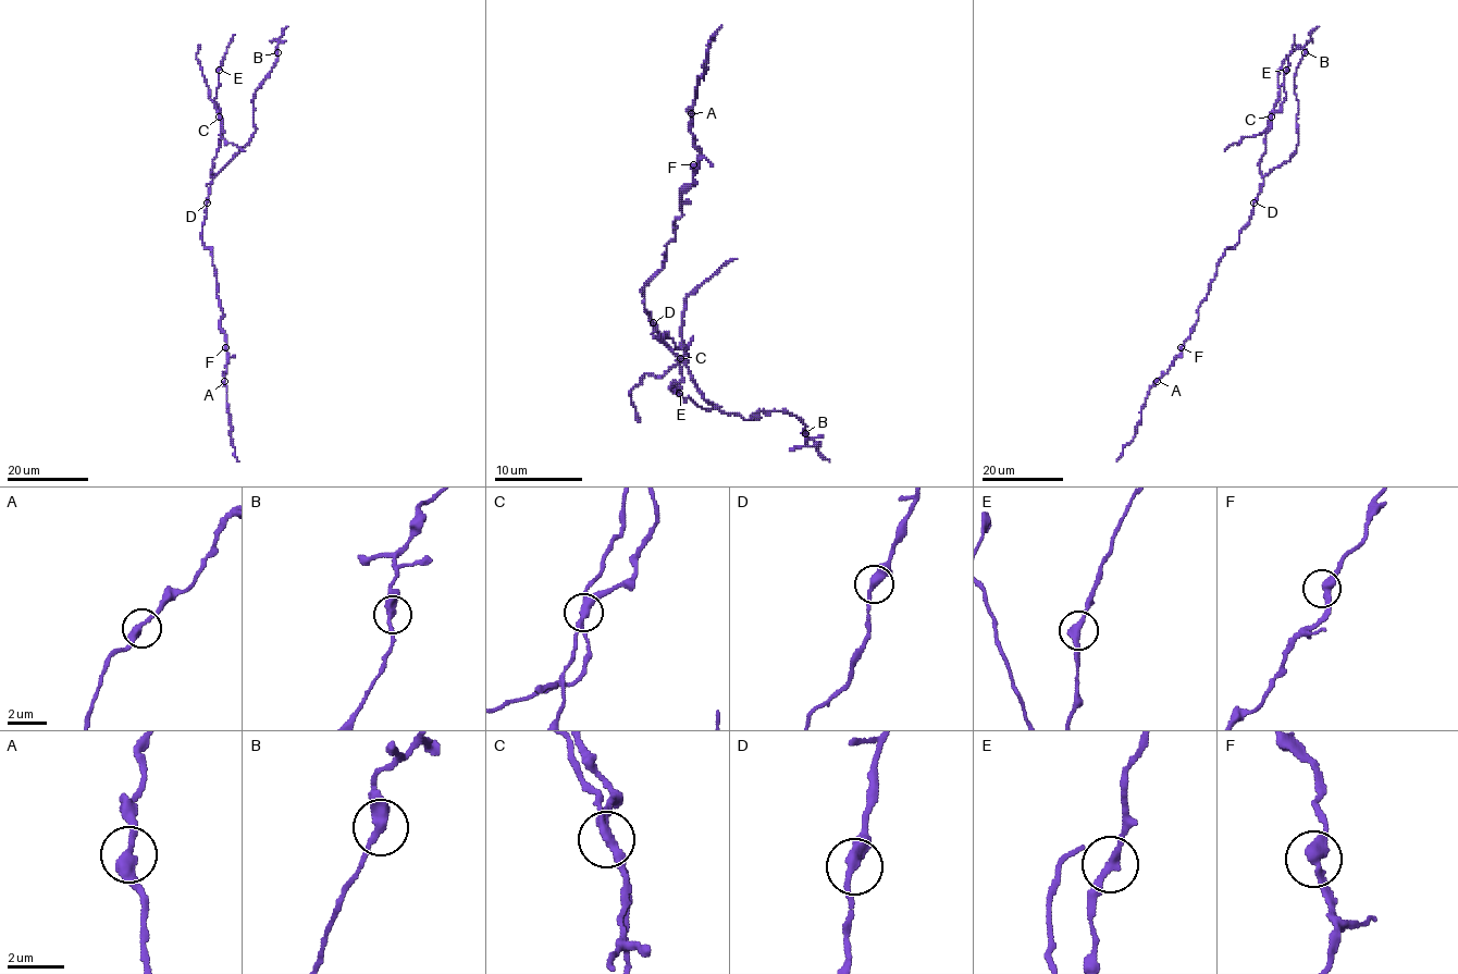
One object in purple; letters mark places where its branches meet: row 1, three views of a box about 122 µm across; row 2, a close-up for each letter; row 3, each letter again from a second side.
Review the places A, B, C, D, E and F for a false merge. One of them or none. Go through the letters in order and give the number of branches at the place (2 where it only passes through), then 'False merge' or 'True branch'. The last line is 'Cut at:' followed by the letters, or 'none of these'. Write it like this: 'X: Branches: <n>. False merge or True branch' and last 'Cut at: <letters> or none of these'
A: Branches: 2. True branch
B: Branches: 2. True branch
C: Branches: 4. False merge
D: Branches: 2. True branch
E: Branches: 2. True branch
F: Branches: 2. True branch
Cut at: C

